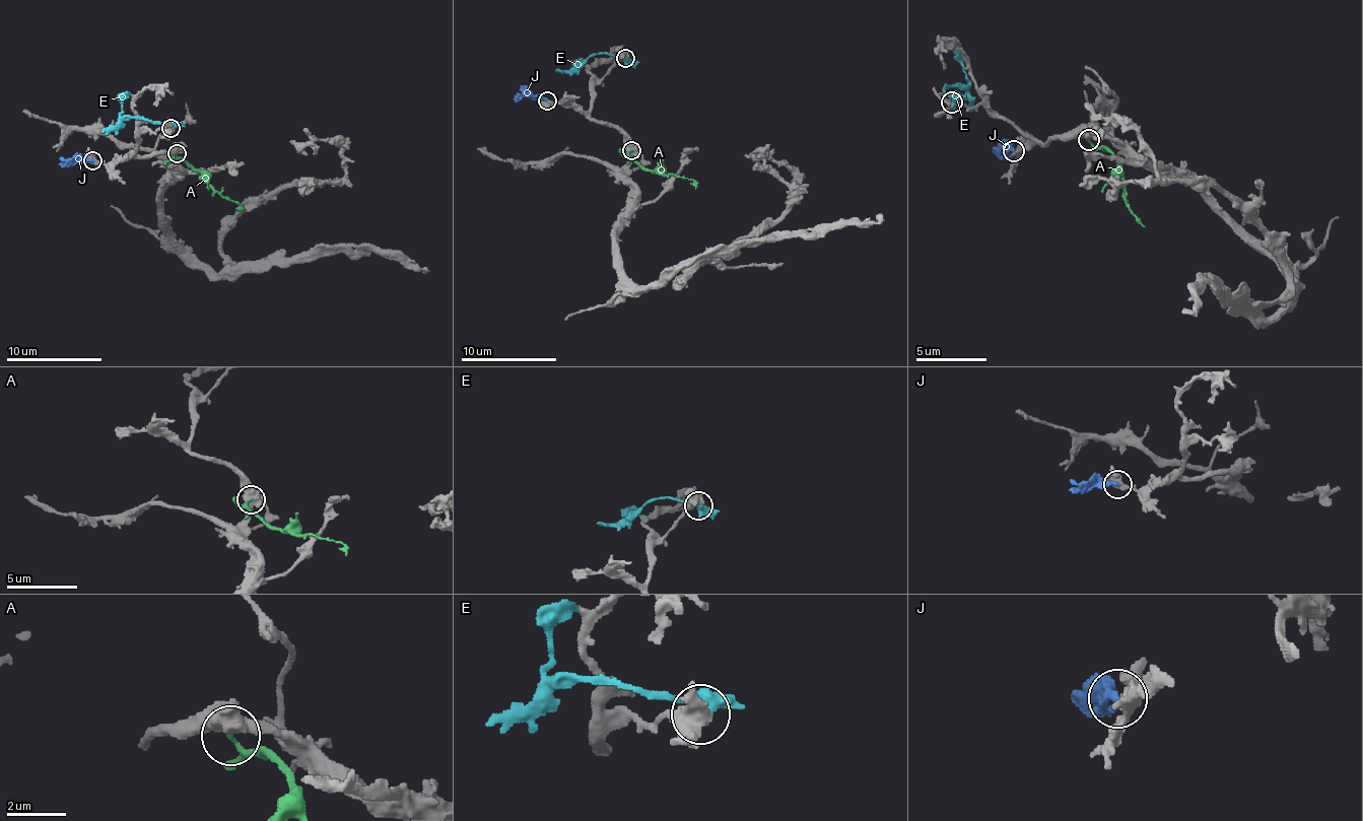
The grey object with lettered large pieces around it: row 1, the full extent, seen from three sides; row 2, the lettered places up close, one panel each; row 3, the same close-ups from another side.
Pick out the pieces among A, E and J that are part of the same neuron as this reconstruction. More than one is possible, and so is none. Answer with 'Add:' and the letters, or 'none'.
Add: J

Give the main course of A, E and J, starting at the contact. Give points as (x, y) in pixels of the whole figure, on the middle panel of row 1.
A: (630, 151), (630, 156), (644, 167), (688, 178), (695, 190)
E: (625, 58), (595, 53), (577, 67), (583, 58)
J: (546, 100), (535, 96), (513, 98)

